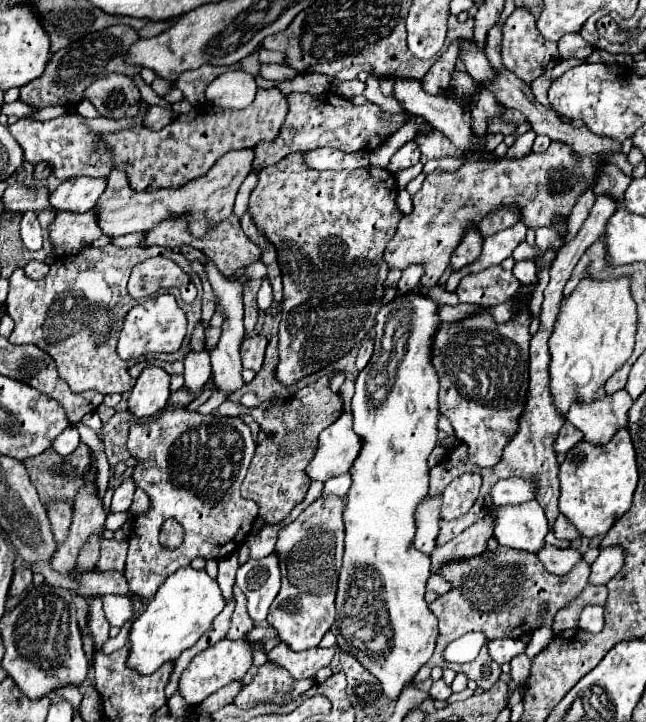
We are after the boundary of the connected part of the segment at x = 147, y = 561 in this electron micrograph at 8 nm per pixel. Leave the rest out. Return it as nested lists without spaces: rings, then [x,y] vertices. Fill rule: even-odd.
[[[165,409],[153,421],[131,425],[129,437],[127,437],[127,449],[131,451],[131,455],[139,459],[139,465],[133,471],[133,479],[135,479],[135,485],[141,487],[151,497],[151,509],[133,521],[135,531],[129,541],[125,577],[127,577],[129,589],[135,595],[153,599],[159,585],[169,575],[173,575],[179,567],[187,567],[193,557],[223,559],[225,555],[237,549],[237,543],[235,543],[237,531],[239,531],[239,545],[247,539],[251,525],[257,517],[257,505],[239,493],[239,485],[243,483],[247,467],[253,459],[255,441],[251,437],[251,429],[239,417],[219,419],[215,415],[203,415],[197,411]],[[169,517],[175,517],[185,527],[185,539],[173,551],[163,549],[157,539],[161,521]]]

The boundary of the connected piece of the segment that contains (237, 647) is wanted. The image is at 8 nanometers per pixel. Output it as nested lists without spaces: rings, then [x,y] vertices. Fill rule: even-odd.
[[[221,639],[217,641],[215,645],[207,647],[205,651],[197,653],[191,661],[191,665],[181,673],[181,679],[179,679],[179,689],[181,689],[181,695],[185,697],[185,701],[189,705],[197,705],[201,703],[205,697],[209,697],[211,693],[219,691],[221,687],[225,687],[227,683],[235,681],[235,679],[243,679],[243,675],[249,671],[253,663],[253,655],[251,655],[251,645],[247,639],[237,639],[237,641],[231,641],[231,639]]]

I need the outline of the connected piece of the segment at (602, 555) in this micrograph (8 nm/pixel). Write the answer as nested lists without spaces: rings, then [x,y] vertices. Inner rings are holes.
[[[609,545],[599,549],[599,557],[591,565],[589,583],[605,585],[611,577],[615,577],[625,563],[625,549],[621,545]]]

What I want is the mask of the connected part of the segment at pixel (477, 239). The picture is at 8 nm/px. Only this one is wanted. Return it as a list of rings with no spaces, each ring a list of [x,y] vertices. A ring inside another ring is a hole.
[[[477,225],[467,227],[465,237],[461,239],[461,243],[457,245],[457,249],[451,255],[451,267],[461,269],[461,267],[473,263],[481,253],[481,243],[483,243],[483,237],[479,233],[479,227]]]

